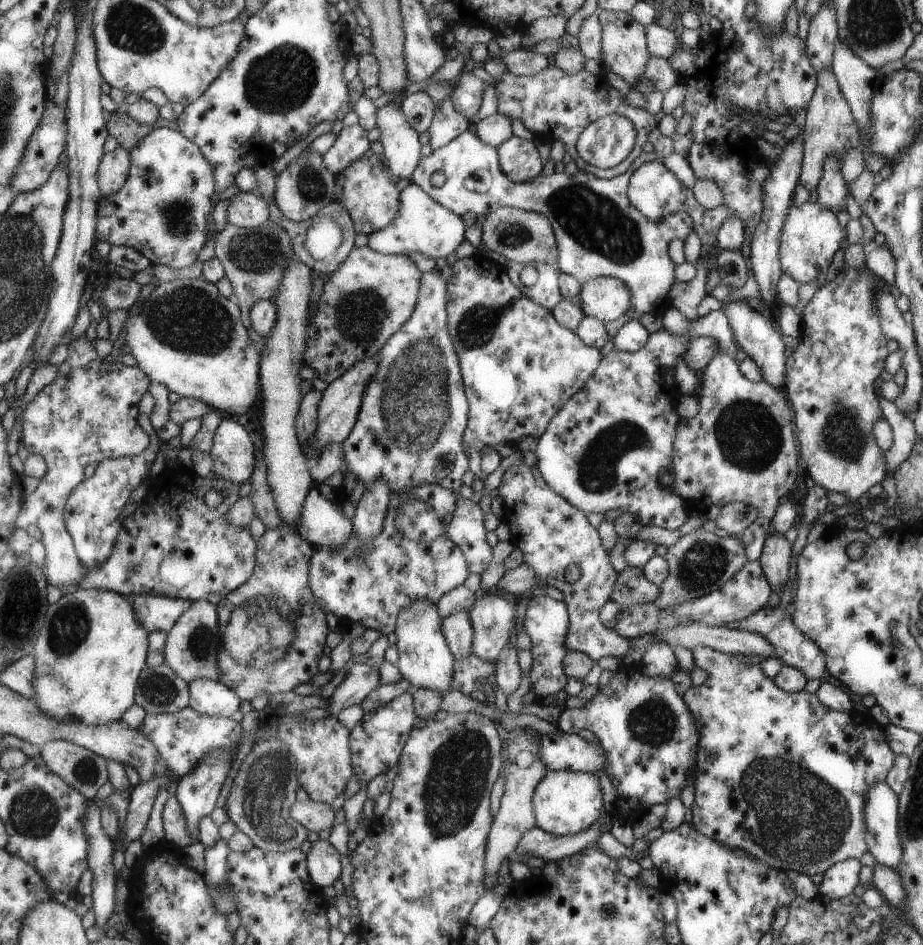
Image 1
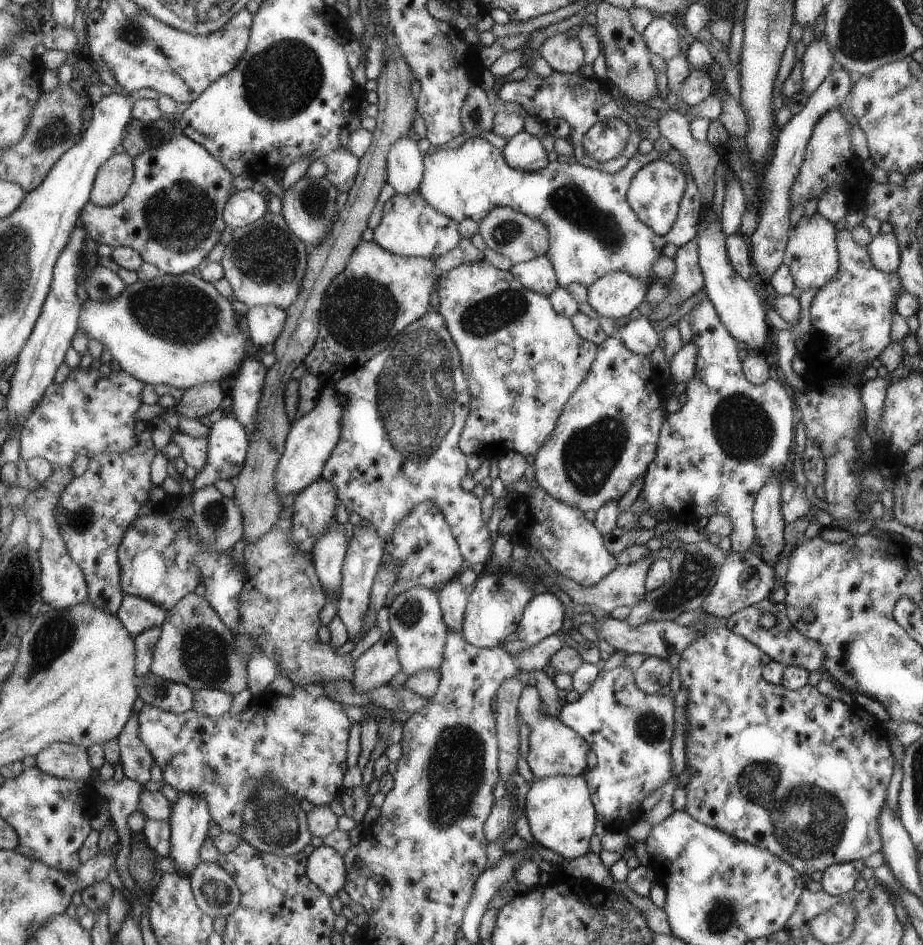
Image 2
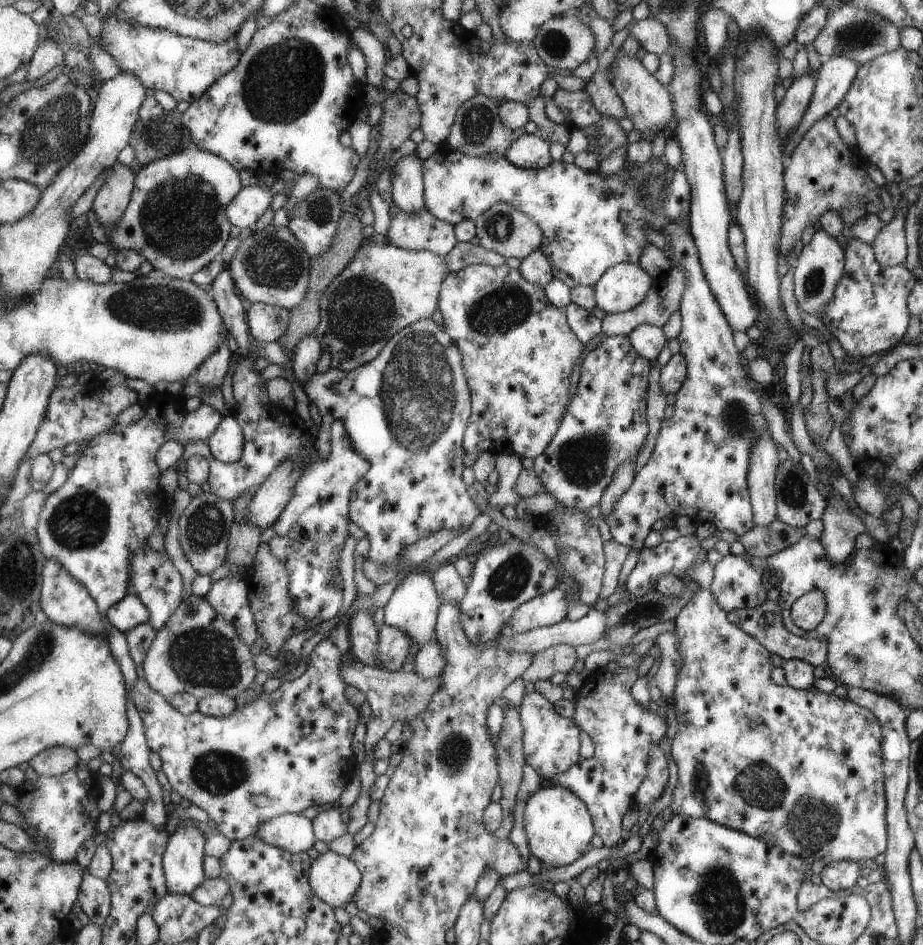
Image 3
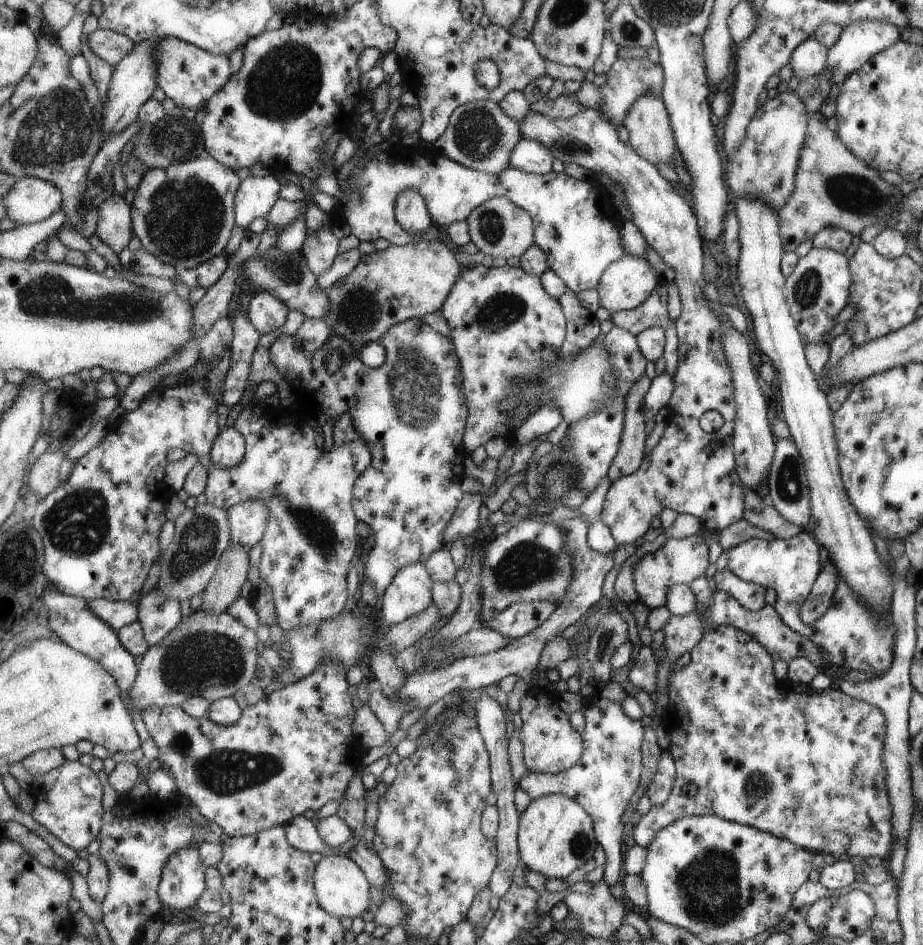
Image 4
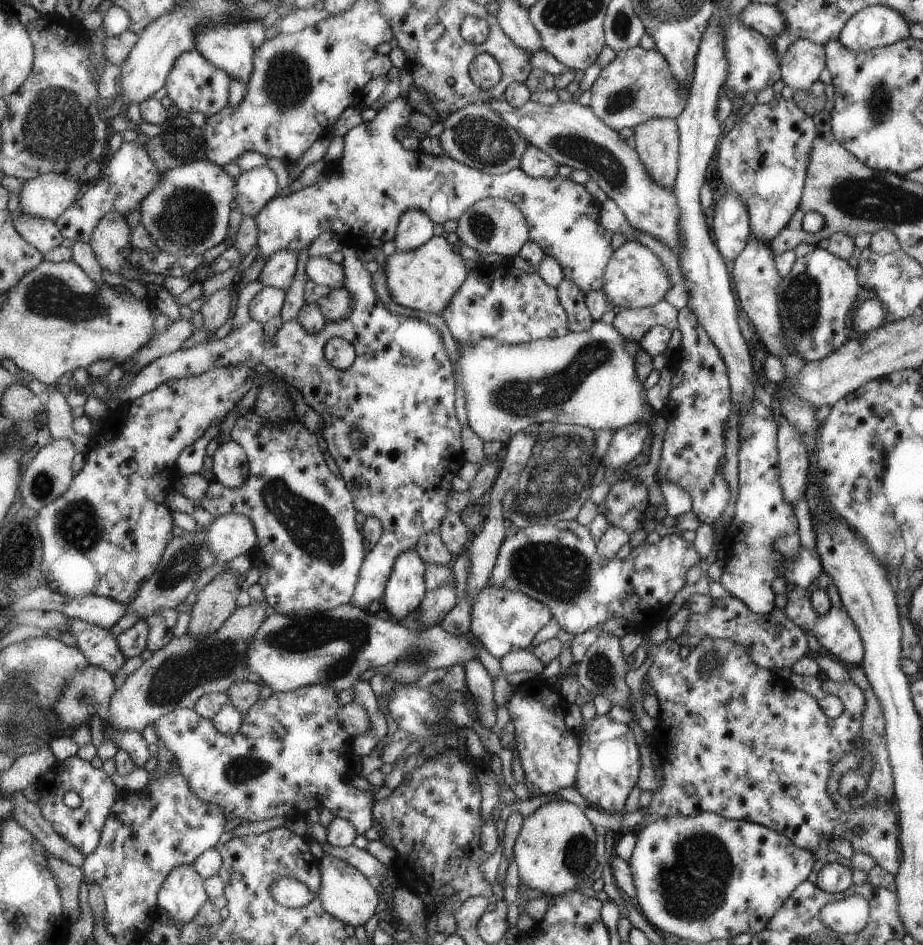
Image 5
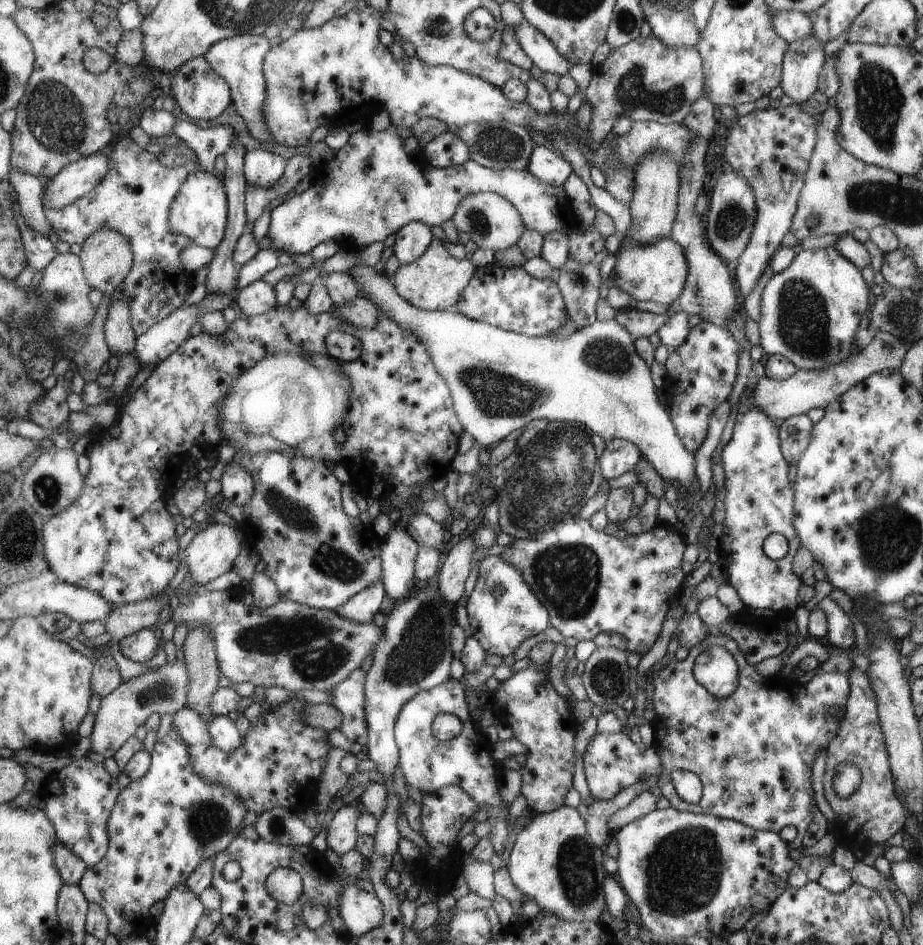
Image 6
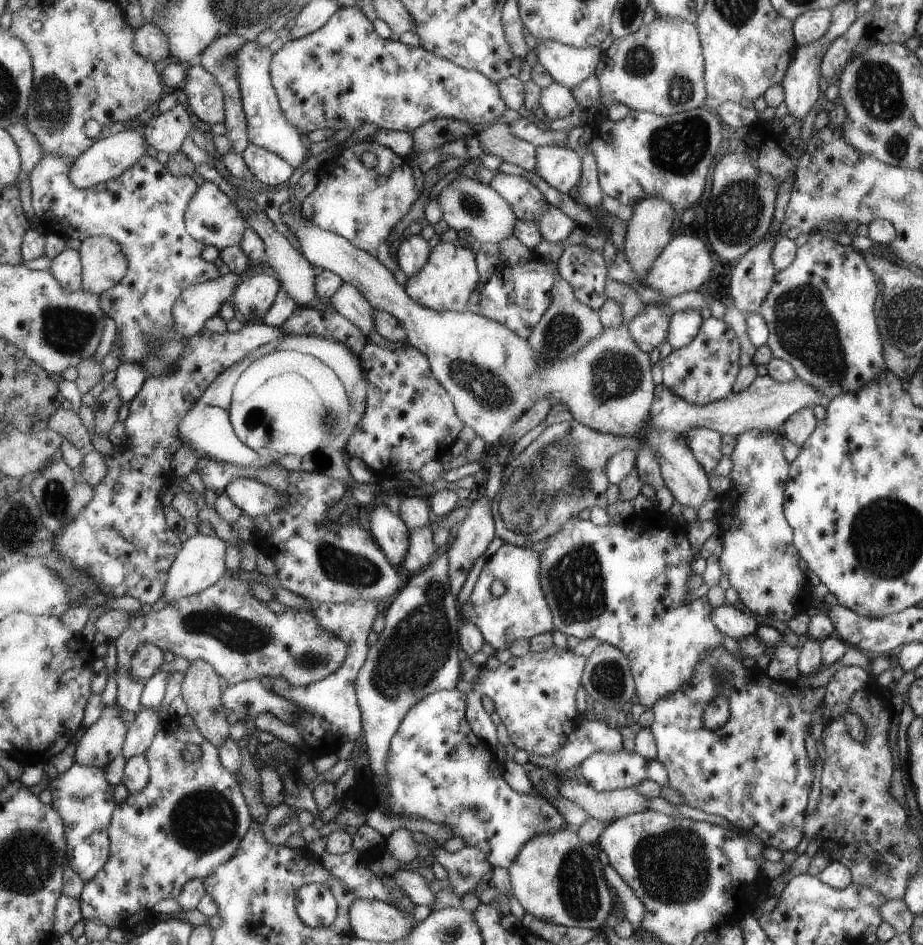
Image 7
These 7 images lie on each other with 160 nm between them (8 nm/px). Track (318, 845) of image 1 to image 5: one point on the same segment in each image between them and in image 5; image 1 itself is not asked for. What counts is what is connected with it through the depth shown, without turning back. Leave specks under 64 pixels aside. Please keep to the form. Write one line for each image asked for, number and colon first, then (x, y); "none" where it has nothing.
2: (324, 867)
3: (335, 879)
4: (341, 887)
5: (345, 893)

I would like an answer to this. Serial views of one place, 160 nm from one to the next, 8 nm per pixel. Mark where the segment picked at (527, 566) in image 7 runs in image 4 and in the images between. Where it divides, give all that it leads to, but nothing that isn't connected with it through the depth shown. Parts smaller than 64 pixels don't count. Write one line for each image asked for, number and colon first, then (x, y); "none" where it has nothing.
4: (517, 619)
5: (502, 621)
6: (499, 623)

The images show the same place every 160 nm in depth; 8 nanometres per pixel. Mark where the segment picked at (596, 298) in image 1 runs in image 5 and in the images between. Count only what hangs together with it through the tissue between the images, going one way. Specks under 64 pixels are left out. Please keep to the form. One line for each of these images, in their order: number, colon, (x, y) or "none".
2: (614, 295)
3: (623, 285)
4: (627, 282)
5: (634, 278)

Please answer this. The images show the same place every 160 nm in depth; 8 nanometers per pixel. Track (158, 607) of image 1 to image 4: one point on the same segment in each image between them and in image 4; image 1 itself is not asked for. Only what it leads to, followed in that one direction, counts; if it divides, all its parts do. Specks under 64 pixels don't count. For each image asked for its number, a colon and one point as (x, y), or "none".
2: (137, 613)
3: (130, 612)
4: (118, 614)

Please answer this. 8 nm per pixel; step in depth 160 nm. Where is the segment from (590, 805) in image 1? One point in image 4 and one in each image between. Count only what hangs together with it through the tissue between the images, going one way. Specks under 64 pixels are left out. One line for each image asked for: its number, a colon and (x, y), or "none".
2: (559, 811)
3: (557, 824)
4: (554, 836)

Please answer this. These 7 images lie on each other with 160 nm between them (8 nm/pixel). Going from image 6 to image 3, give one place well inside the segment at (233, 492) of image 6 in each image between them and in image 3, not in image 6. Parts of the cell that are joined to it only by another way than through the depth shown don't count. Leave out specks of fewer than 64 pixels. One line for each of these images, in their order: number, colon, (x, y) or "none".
3: (225, 444)
4: (227, 450)
5: (229, 466)

